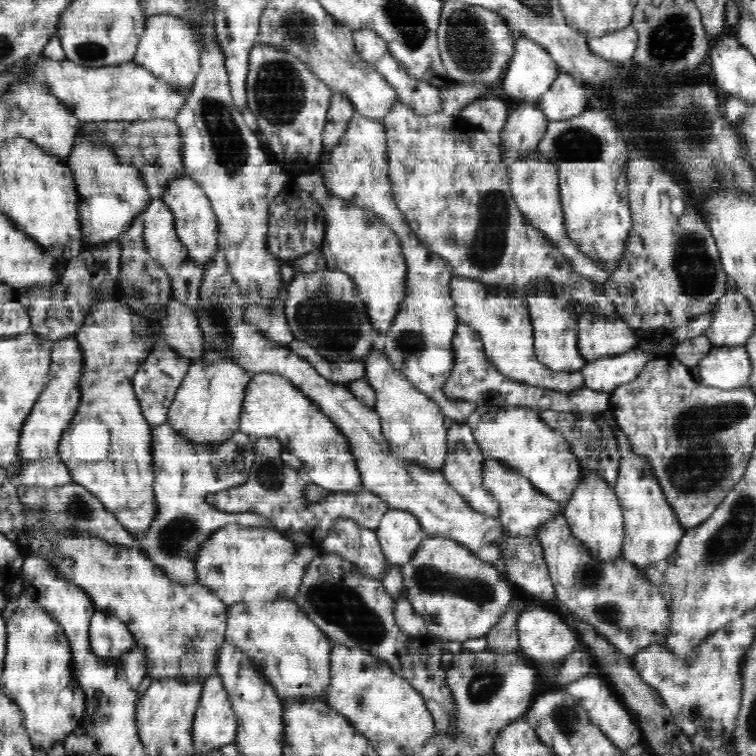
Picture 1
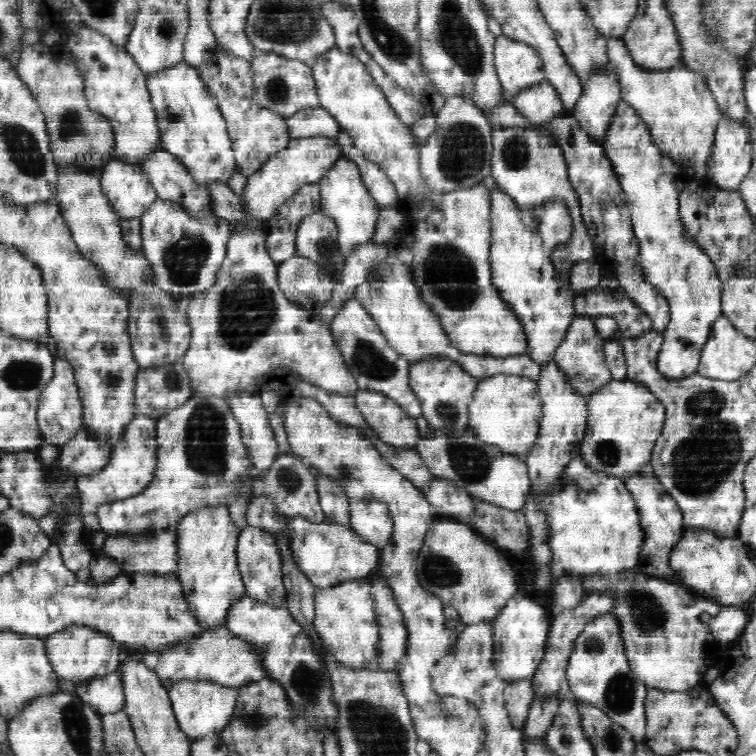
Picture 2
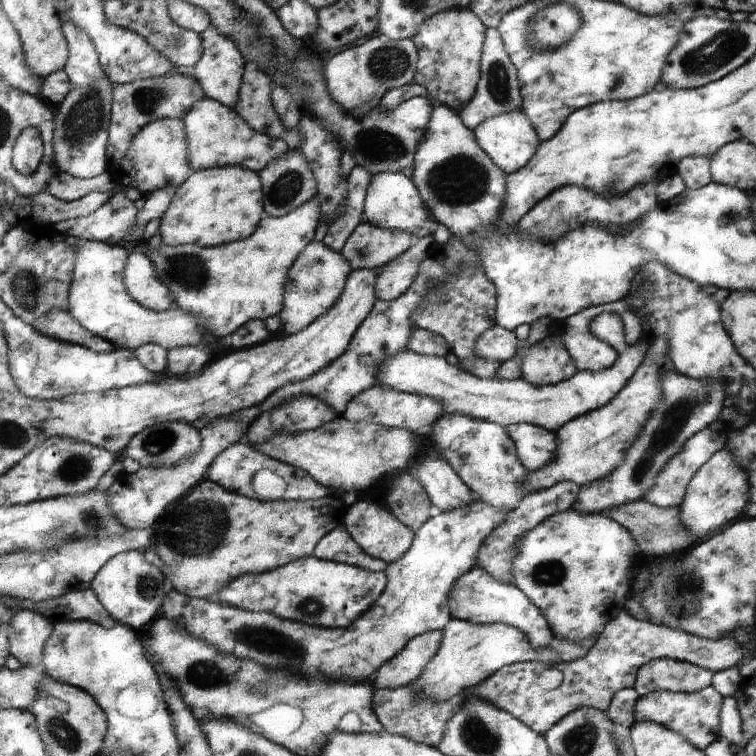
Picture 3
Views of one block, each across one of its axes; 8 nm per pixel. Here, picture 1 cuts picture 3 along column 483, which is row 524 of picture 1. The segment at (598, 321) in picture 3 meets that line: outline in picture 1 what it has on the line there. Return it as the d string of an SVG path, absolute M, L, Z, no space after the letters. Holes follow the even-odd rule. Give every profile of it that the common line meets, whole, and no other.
M388 509L375 529L384 556L390 564L410 562L413 554L427 537L420 521L407 510Z

